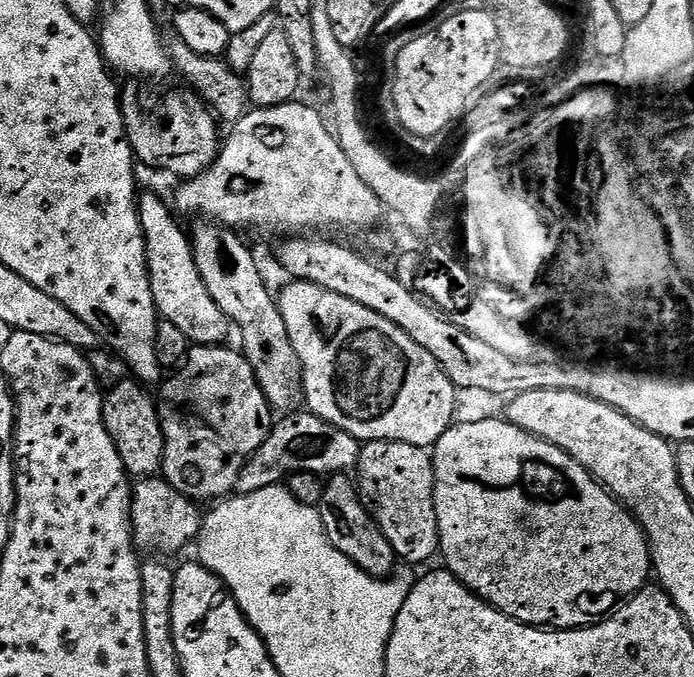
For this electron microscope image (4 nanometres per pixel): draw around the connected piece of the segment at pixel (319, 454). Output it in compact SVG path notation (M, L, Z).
M307 410L289 411L275 421L268 429L268 437L254 450L254 454L242 466L236 479L235 491L248 494L262 490L271 484L287 481L294 472L315 472L317 474L344 474L355 469L362 447L346 430L318 418Z

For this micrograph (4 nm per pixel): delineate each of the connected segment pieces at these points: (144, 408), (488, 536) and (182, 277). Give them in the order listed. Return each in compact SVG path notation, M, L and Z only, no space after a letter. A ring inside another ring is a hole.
M125 378L111 385L103 393L104 425L122 458L124 468L132 478L152 478L164 466L164 425L160 422L160 409L145 385Z
M500 418L500 420L472 420L469 424L453 423L452 427L446 430L446 434L442 434L440 441L434 445L431 458L432 465L434 466L434 506L436 507L438 534L440 535L439 555L441 557L444 556L443 567L457 576L484 603L491 604L493 608L497 608L500 612L505 612L508 616L513 616L515 620L521 620L522 623L531 624L537 628L548 628L549 626L556 630L582 628L609 615L617 605L627 601L629 596L633 596L635 592L640 591L641 588L649 583L650 573L653 571L652 554L643 528L636 523L635 516L600 481L595 480L578 461L570 458L570 454L566 454L566 450L562 450L557 444L546 442L541 436L535 436L518 426L514 426L506 418ZM530 446L538 448L536 452L542 452L540 458L548 460L550 464L558 466L558 470L564 472L564 478L566 478L564 480L564 488L566 490L564 490L564 494L558 494L560 496L558 498L558 520L536 520L536 516L532 512L534 508L530 508L530 504L526 504L526 498L520 492L518 494L506 494L504 500L502 500L500 494L496 494L496 490L490 488L490 484L502 484L502 482L510 482L510 480L518 478L520 464L526 460L526 456L530 456L530 454L534 456L534 448L530 448ZM504 450L508 450L508 452L512 450L512 454L508 454L508 462L516 462L518 464L516 468L512 468L512 472L510 472L510 468L500 468L498 466L500 452L504 452ZM482 480L488 486L488 494L486 492L482 494Z
M141 191L136 209L144 235L150 290L154 294L157 313L180 329L189 345L223 345L228 332L230 336L228 319L222 314L218 302L210 298L210 290L206 290L206 282L202 282L202 274L198 274L189 233L186 228L184 232L183 226L176 221L178 216L173 205L169 201L167 204L156 192Z

